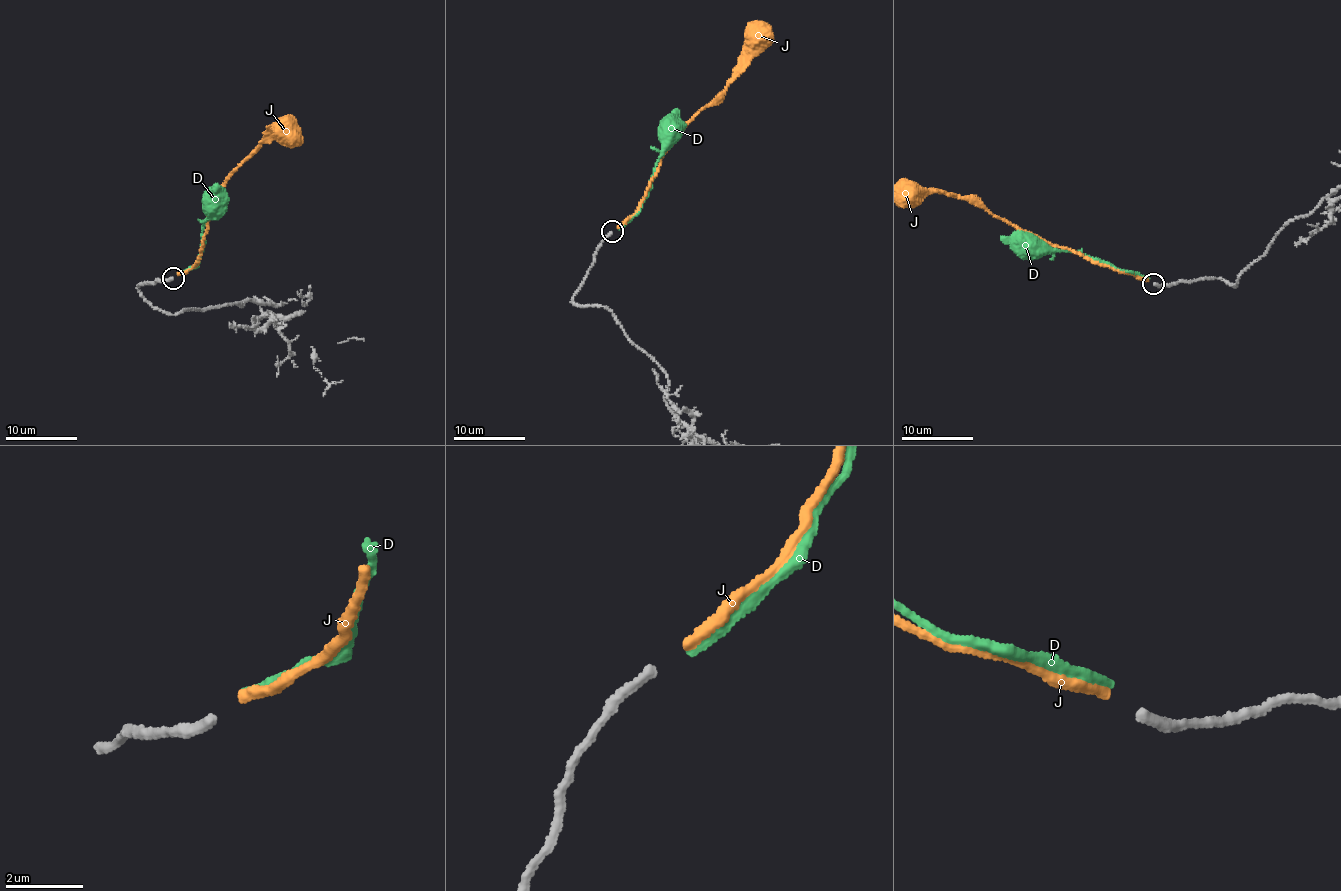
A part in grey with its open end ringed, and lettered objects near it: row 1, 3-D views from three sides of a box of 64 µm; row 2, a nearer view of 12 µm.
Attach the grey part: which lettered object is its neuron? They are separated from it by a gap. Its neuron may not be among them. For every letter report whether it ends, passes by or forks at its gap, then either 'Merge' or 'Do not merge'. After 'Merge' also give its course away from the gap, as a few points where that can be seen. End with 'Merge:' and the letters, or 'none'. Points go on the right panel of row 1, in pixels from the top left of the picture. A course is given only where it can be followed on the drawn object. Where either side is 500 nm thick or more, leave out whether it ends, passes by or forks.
D: It ends there. Do not merge
J: It ends there. Do not merge
Merge: none

